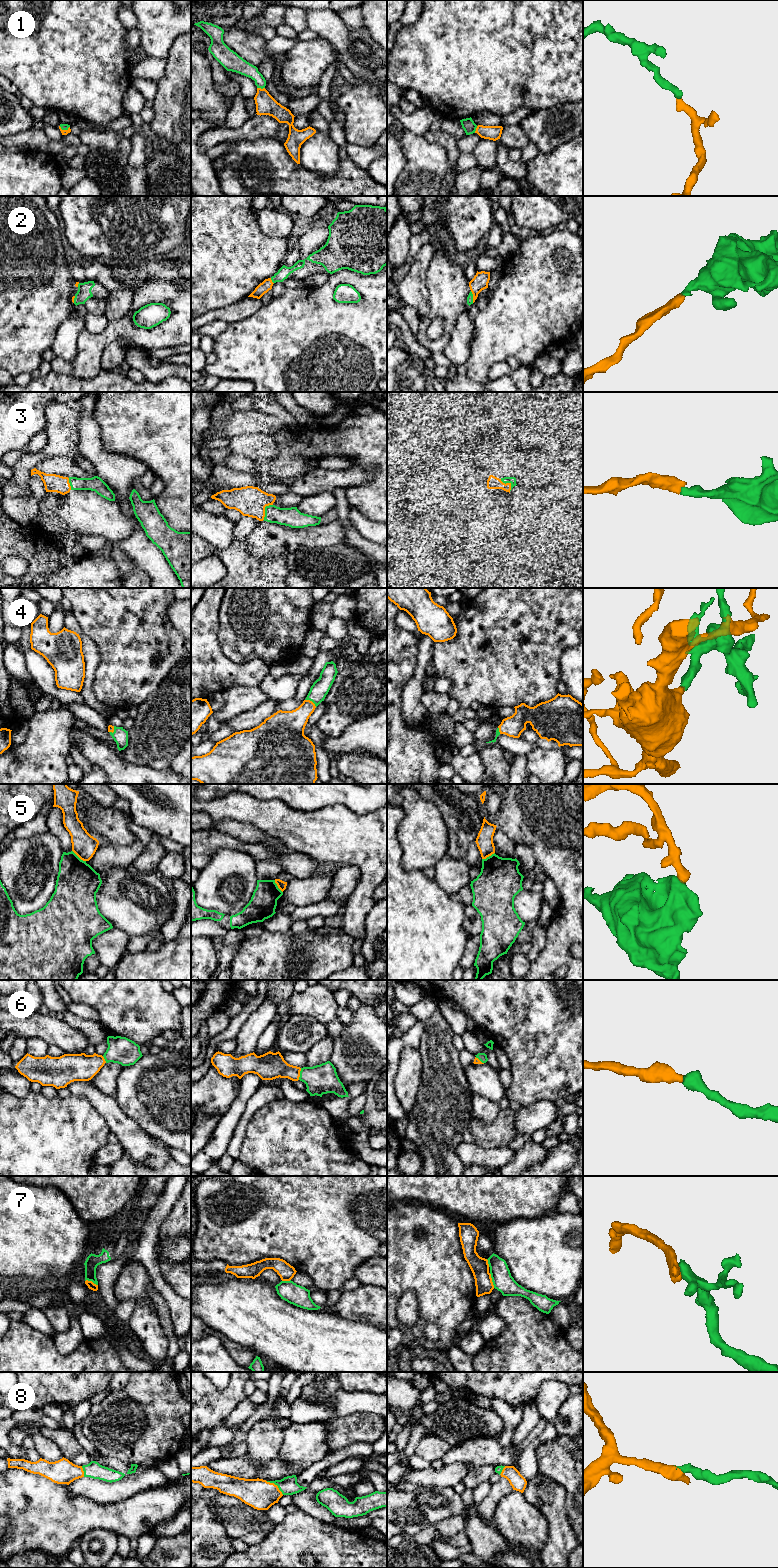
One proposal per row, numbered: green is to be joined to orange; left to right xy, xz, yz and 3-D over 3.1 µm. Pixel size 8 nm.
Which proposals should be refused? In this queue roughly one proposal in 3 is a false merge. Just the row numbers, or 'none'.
5, 7

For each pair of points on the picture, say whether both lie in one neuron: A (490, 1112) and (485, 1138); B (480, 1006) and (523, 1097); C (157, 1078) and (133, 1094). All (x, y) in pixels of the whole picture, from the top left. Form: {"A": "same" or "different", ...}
{"A": "different", "B": "same", "C": "same"}

